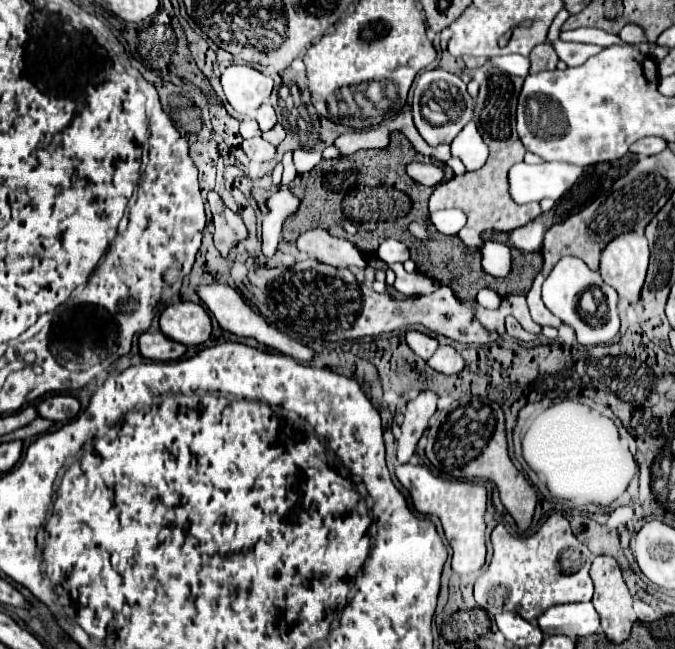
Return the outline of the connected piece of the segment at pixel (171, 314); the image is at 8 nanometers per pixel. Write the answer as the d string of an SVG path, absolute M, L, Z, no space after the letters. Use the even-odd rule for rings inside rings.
M178 302L170 304L160 314L160 330L186 346L204 344L210 338L210 316L208 312L194 302Z

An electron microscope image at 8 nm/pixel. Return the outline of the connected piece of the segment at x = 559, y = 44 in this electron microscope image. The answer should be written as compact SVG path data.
M562 10L562 12L554 18L554 22L552 22L552 26L550 26L550 32L548 32L548 42L552 44L552 48L556 50L556 54L558 54L560 60L564 60L568 66L578 66L578 64L586 62L590 56L598 54L602 48L592 44L562 42L562 40L560 40L560 26L566 22L566 18L568 18L568 12L566 12L566 10Z

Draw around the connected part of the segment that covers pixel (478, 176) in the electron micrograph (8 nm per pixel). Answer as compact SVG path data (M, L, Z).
M490 68L490 76L482 82L480 94L478 94L478 130L490 148L488 162L484 164L484 168L476 172L466 172L464 176L454 176L452 180L438 184L430 196L432 212L440 210L442 206L460 208L466 212L468 222L458 236L468 248L478 248L480 234L486 230L512 232L514 228L520 228L542 214L540 204L518 206L508 192L508 170L516 162L522 162L526 154L526 148L522 146L516 134L516 102L518 102L522 82L524 82L522 78L506 74L500 68Z

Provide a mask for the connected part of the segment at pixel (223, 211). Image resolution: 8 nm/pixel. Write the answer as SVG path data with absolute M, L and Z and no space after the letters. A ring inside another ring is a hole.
M216 192L208 194L208 202L210 202L210 210L212 210L212 222L216 226L214 244L222 256L228 256L228 252L232 250L232 246L236 242L248 238L248 230L240 218L240 214L234 214L230 208L226 208Z

